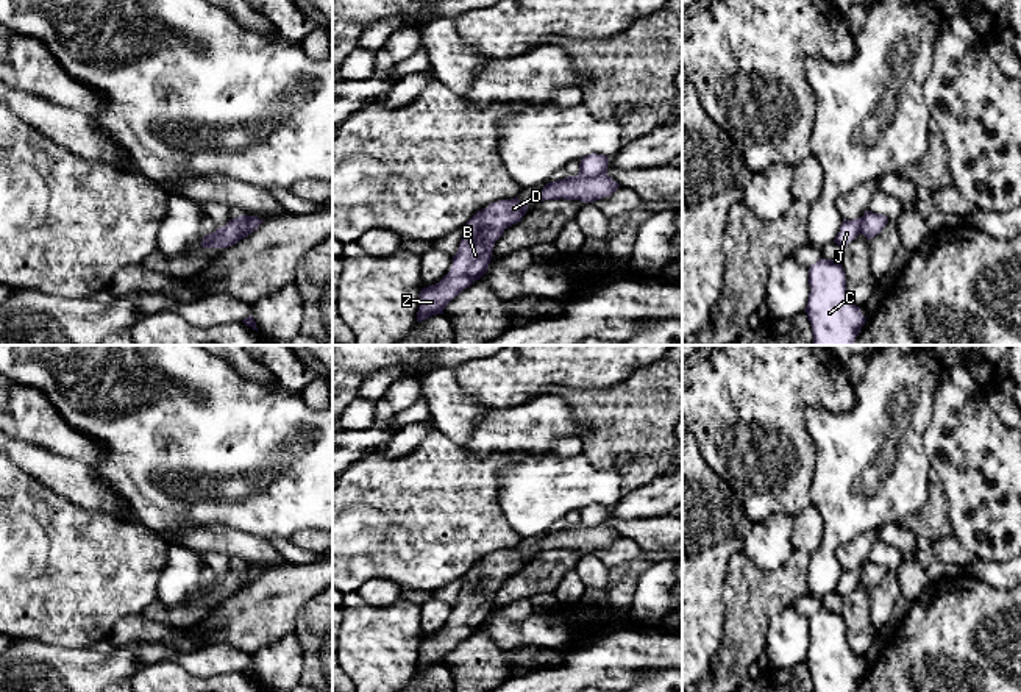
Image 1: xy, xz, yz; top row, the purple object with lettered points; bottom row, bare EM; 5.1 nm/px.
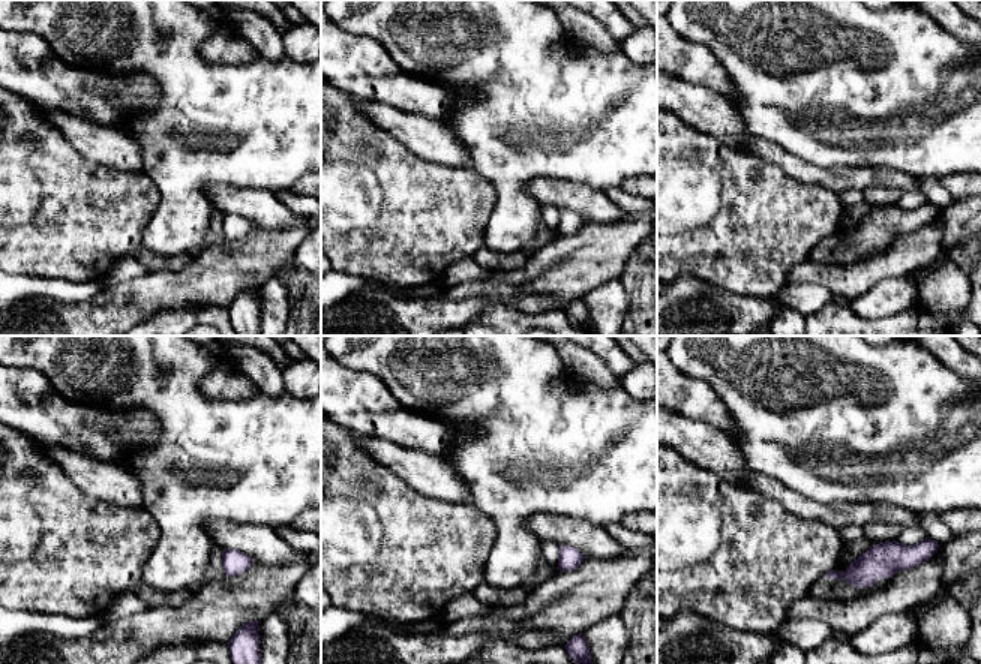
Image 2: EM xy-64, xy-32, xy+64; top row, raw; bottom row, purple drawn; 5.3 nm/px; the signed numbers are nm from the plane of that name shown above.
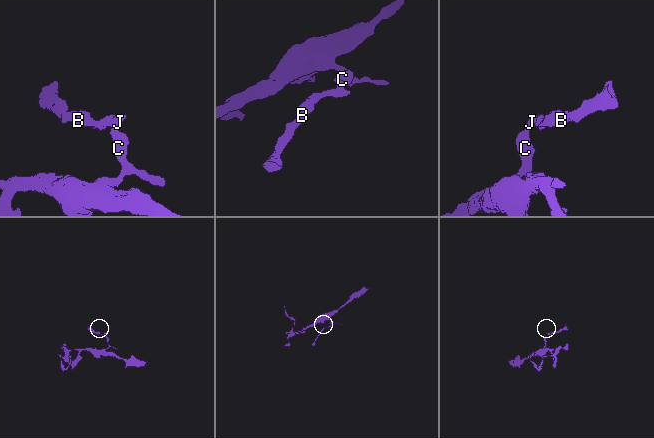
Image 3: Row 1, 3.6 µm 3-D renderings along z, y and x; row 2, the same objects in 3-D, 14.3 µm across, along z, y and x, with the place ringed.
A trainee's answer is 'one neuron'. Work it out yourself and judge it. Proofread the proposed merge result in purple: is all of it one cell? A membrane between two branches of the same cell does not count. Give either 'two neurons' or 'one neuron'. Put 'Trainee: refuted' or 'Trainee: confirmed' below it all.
two neurons
Trainee: refuted

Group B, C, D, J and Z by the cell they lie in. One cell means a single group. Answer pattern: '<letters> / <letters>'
B D Z / C J

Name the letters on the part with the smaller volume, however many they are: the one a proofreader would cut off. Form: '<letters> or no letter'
B, D, Z

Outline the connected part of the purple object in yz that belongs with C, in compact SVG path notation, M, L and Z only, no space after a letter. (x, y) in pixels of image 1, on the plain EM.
M820 609L809 617L806 662L813 692L854 692L866 669L852 653L840 609Z

